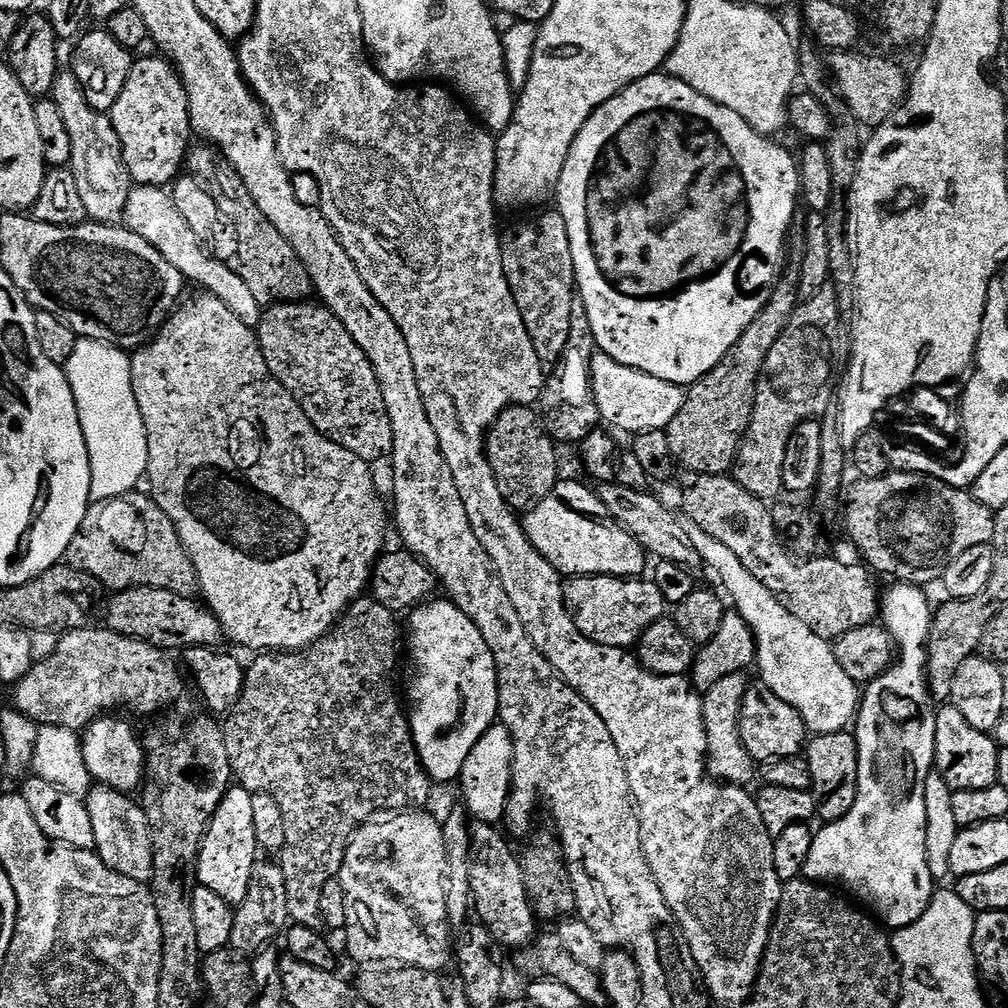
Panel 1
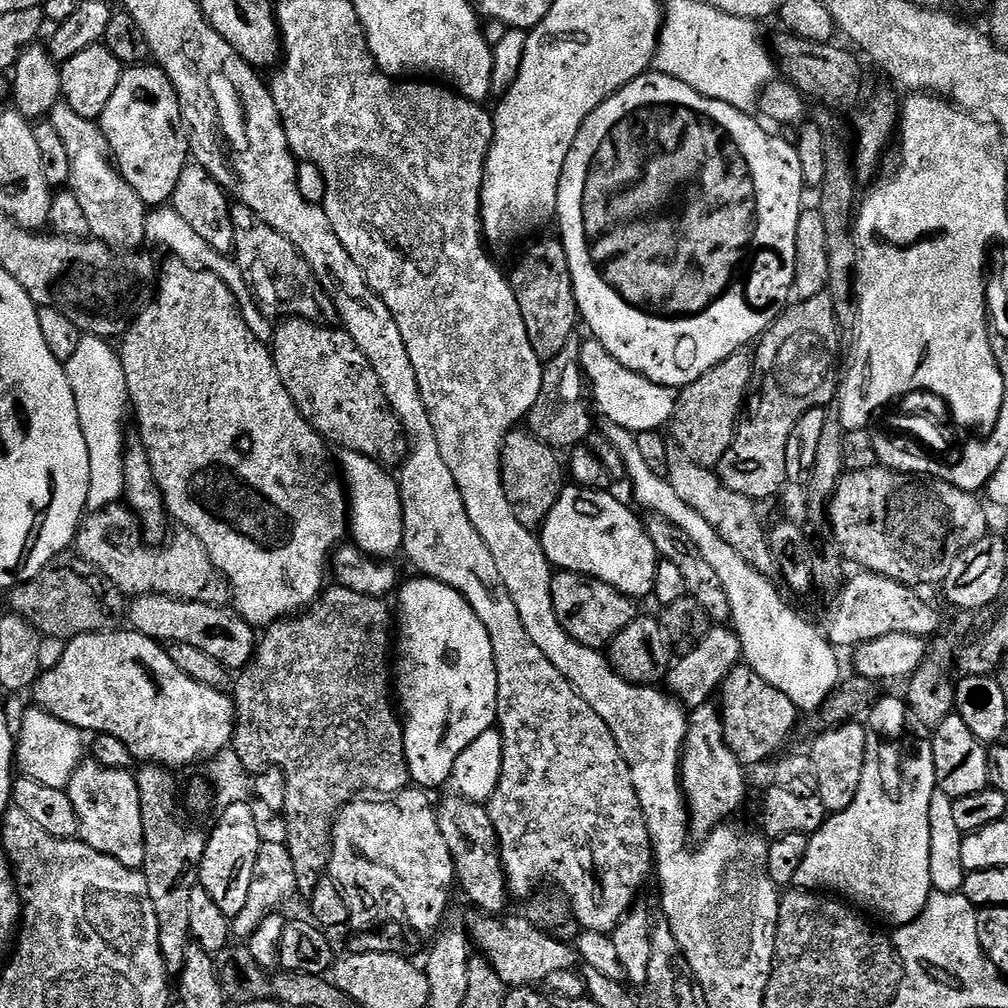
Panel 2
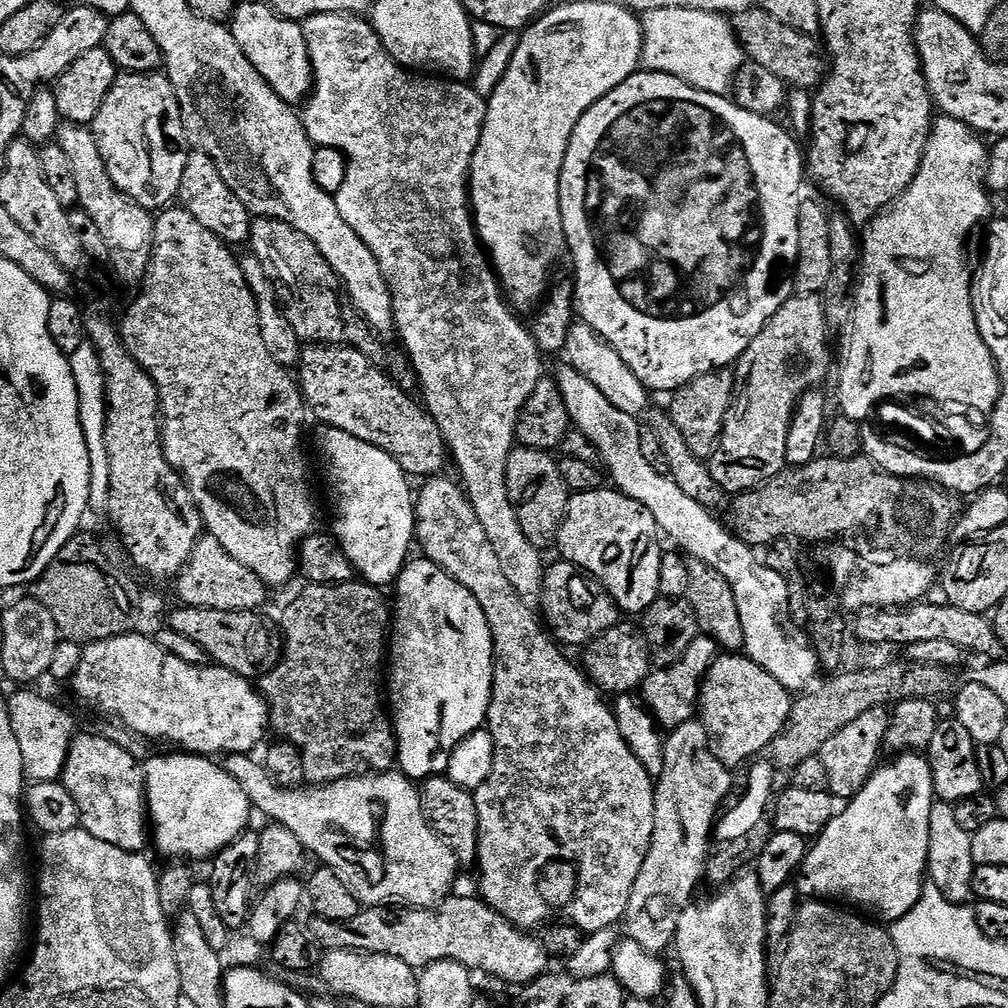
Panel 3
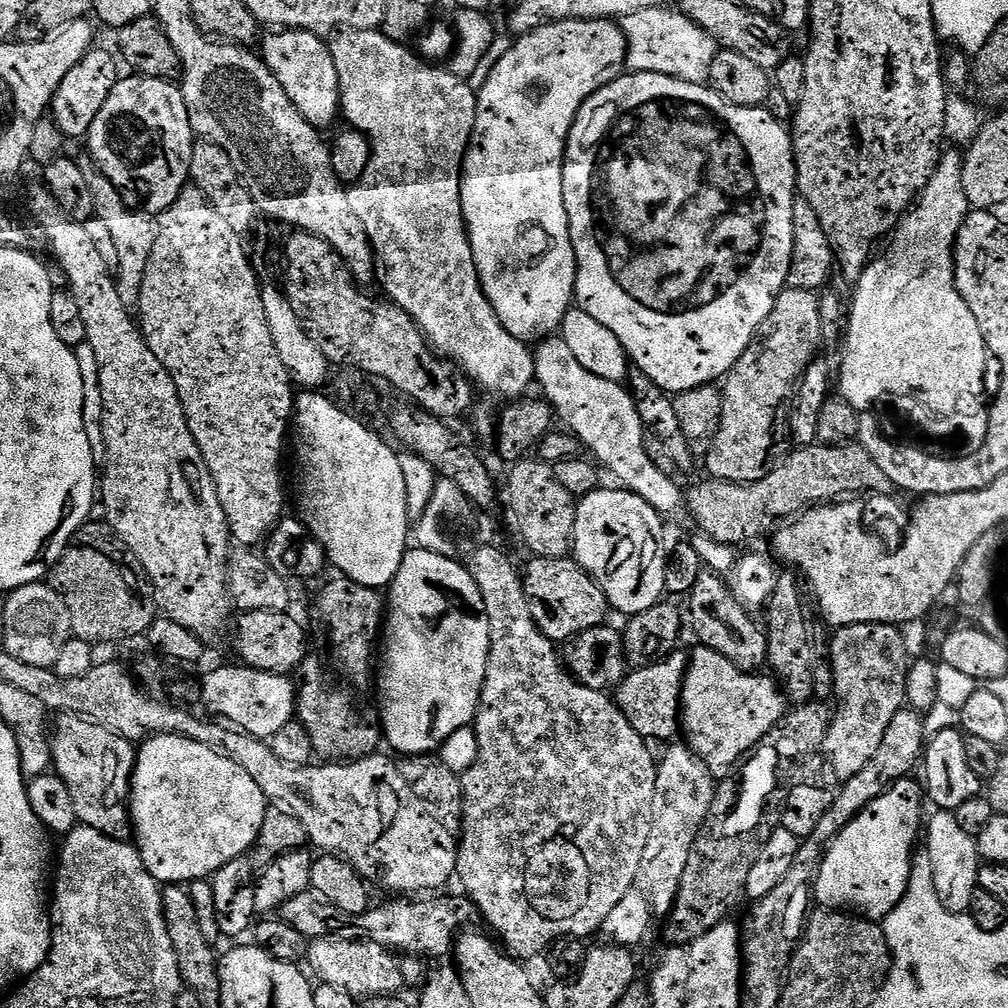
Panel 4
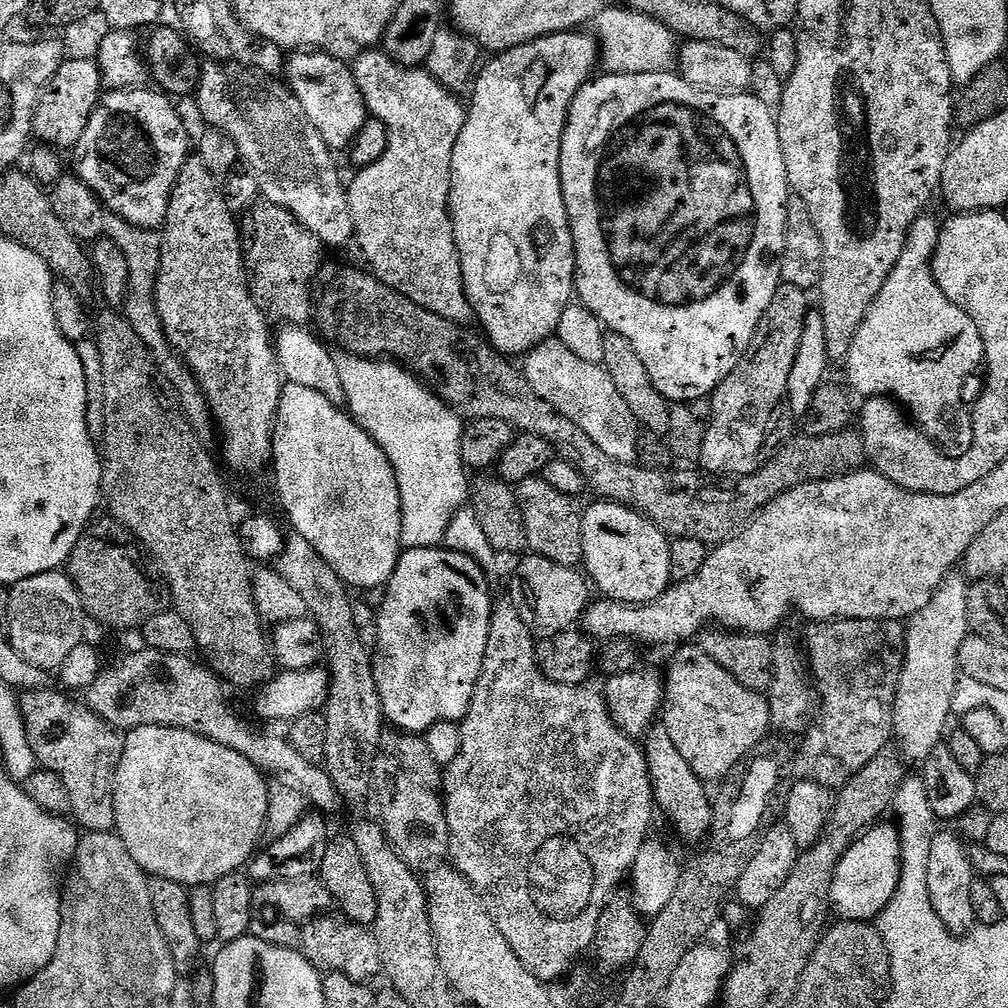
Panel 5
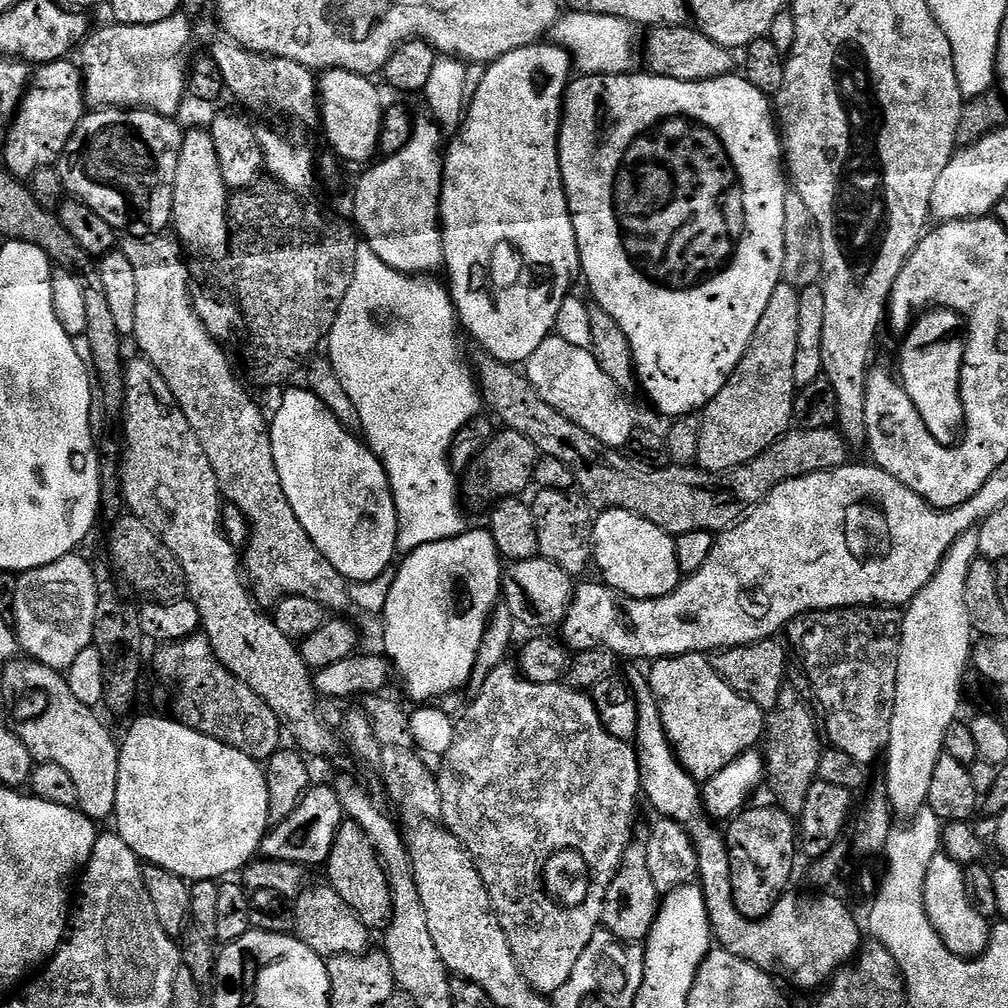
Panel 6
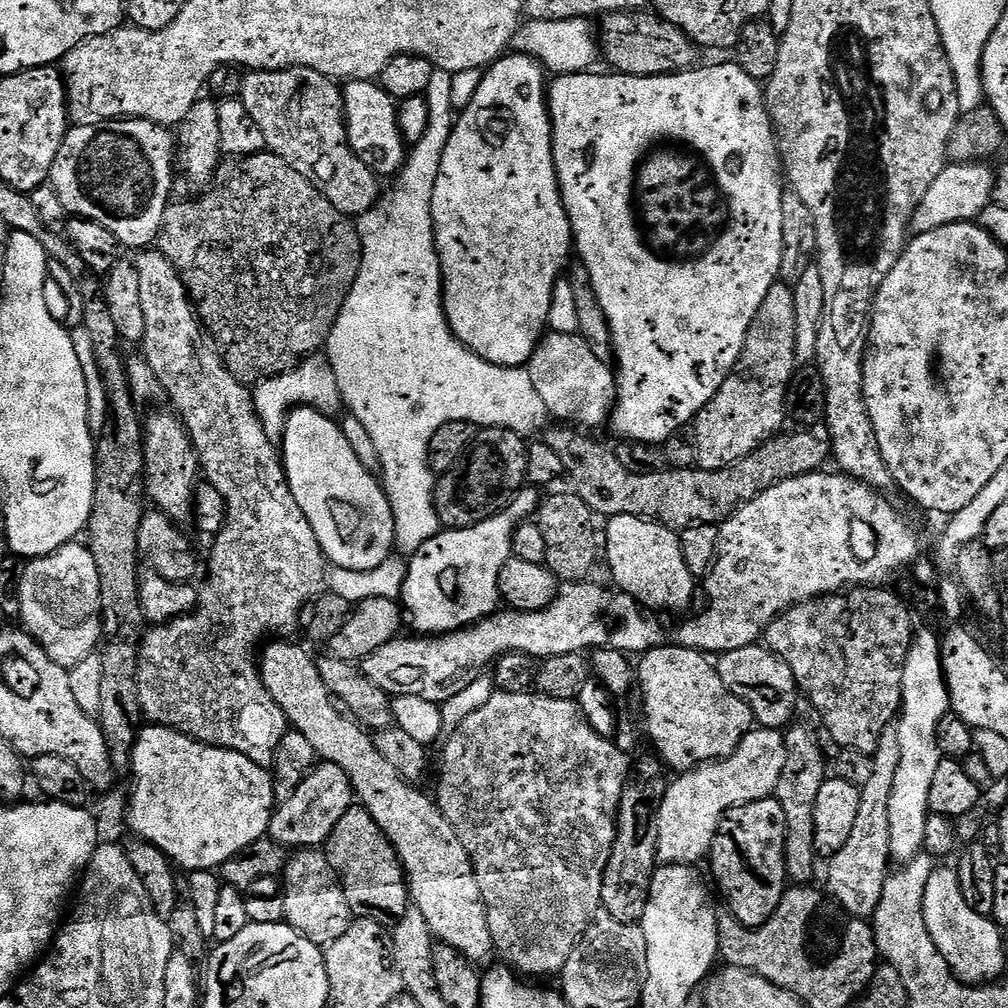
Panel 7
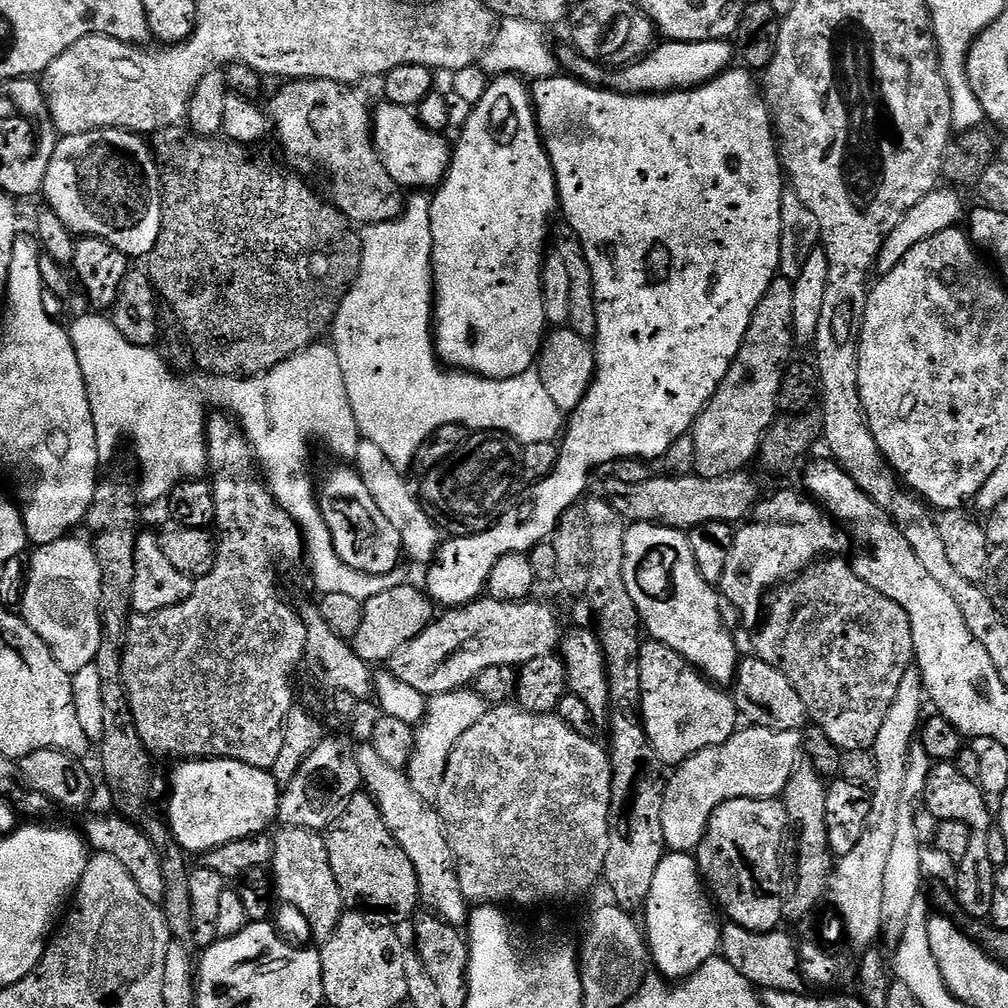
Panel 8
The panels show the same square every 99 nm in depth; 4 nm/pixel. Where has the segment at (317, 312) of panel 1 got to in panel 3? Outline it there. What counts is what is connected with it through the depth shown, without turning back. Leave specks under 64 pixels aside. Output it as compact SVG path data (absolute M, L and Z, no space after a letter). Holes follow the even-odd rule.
M314 344L305 347L300 354L298 365L298 383L300 394L304 398L307 411L312 412L328 424L329 429L354 434L362 442L370 442L370 446L378 446L378 450L386 450L398 466L407 472L409 477L431 478L441 475L444 467L449 467L450 453L448 444L442 438L442 430L438 430L438 422L428 413L427 408L411 400L409 393L401 388L387 371L384 372L368 357L367 351L359 348L346 348L339 344Z

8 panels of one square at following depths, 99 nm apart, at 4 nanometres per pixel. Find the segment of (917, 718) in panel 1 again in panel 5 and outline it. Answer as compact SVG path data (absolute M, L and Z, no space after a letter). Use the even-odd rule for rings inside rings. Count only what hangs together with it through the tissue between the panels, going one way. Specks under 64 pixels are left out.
M880 822L869 828L838 862L828 895L831 911L836 911L840 920L872 922L879 918L898 890L901 858L900 830L895 823Z

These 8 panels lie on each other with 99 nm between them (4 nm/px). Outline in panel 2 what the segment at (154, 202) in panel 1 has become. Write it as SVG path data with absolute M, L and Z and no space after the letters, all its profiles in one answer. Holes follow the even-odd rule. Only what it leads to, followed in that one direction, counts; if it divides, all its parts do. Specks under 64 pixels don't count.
M156 206L149 211L148 221L146 222L146 234L151 243L161 244L166 251L175 259L182 260L192 266L199 266L203 271L213 272L222 282L226 282L228 288L236 296L237 302L240 303L240 309L244 311L246 324L254 334L254 338L261 340L263 344L271 345L274 337L274 324L269 316L264 313L264 309L250 295L249 285L242 275L241 269L235 263L232 264L221 253L215 252L214 249L205 242L201 236L192 229L187 222L182 219L182 214L178 214L170 206Z

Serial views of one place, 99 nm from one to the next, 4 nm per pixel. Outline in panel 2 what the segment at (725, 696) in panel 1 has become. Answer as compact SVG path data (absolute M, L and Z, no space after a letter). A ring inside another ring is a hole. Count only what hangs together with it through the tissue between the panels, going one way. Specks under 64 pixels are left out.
M715 703L703 704L689 713L680 770L691 833L698 838L706 837L731 817L746 794L745 767L725 742L723 716Z

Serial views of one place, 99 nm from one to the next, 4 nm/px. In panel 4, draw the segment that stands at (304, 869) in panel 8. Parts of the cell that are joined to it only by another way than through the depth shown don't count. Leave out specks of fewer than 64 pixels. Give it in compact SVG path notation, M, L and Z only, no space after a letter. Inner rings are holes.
M344 934L323 936L308 945L307 966L312 967L311 975L321 984L338 986L346 994L357 998L369 996L394 996L405 987L400 969L400 960L387 948L369 940L349 938Z

